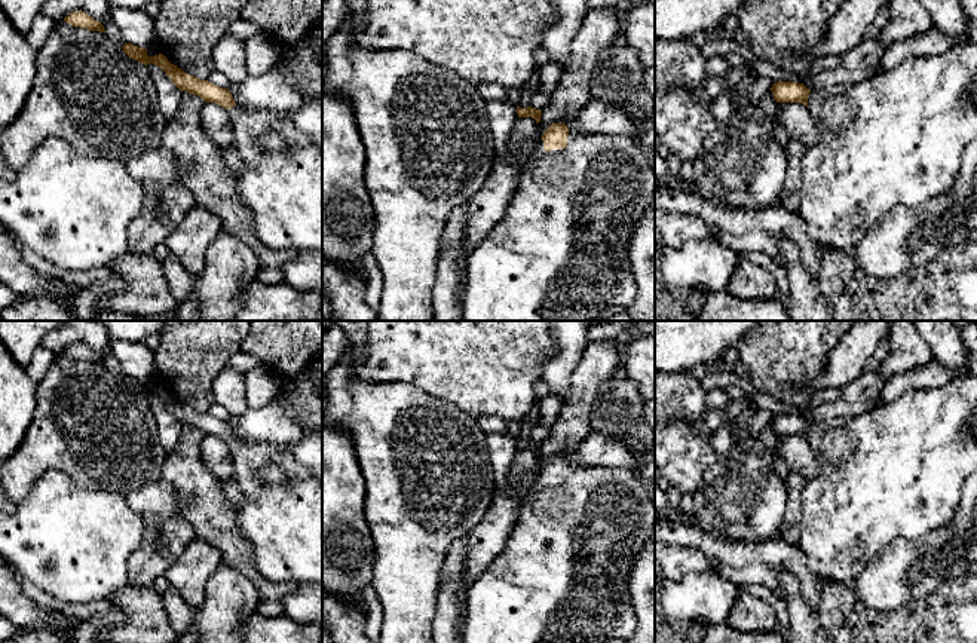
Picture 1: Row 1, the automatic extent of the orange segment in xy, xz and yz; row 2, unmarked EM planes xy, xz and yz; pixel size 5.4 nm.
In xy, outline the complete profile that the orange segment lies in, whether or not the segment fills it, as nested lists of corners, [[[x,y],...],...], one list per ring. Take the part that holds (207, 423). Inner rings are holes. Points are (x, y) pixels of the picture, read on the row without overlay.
[[[126,374],[122,382],[144,398],[160,399],[181,425],[229,444],[232,480],[245,497],[244,505],[235,509],[236,521],[254,548],[260,575],[273,582],[322,585],[322,486],[294,460],[291,445],[245,441],[235,435],[229,422],[184,405],[162,386],[148,389],[147,382]],[[270,463],[287,472],[284,484],[258,480],[261,469]]]

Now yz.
[[[967,374],[955,377],[947,385],[937,389],[912,389],[904,392],[900,398],[888,404],[878,404],[876,407],[849,419],[826,419],[817,425],[811,425],[803,416],[797,414],[777,414],[771,420],[777,435],[802,435],[817,453],[820,462],[820,474],[806,480],[802,486],[802,517],[800,517],[800,542],[809,570],[814,575],[823,576],[831,582],[839,582],[852,587],[870,561],[879,555],[888,545],[898,538],[909,541],[919,539],[929,532],[941,529],[952,523],[962,495],[965,480],[977,471],[977,376]]]

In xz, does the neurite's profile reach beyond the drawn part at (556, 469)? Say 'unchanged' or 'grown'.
grown

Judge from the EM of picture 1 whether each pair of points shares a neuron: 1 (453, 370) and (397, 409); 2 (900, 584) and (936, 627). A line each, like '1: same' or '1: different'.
1: different
2: different

